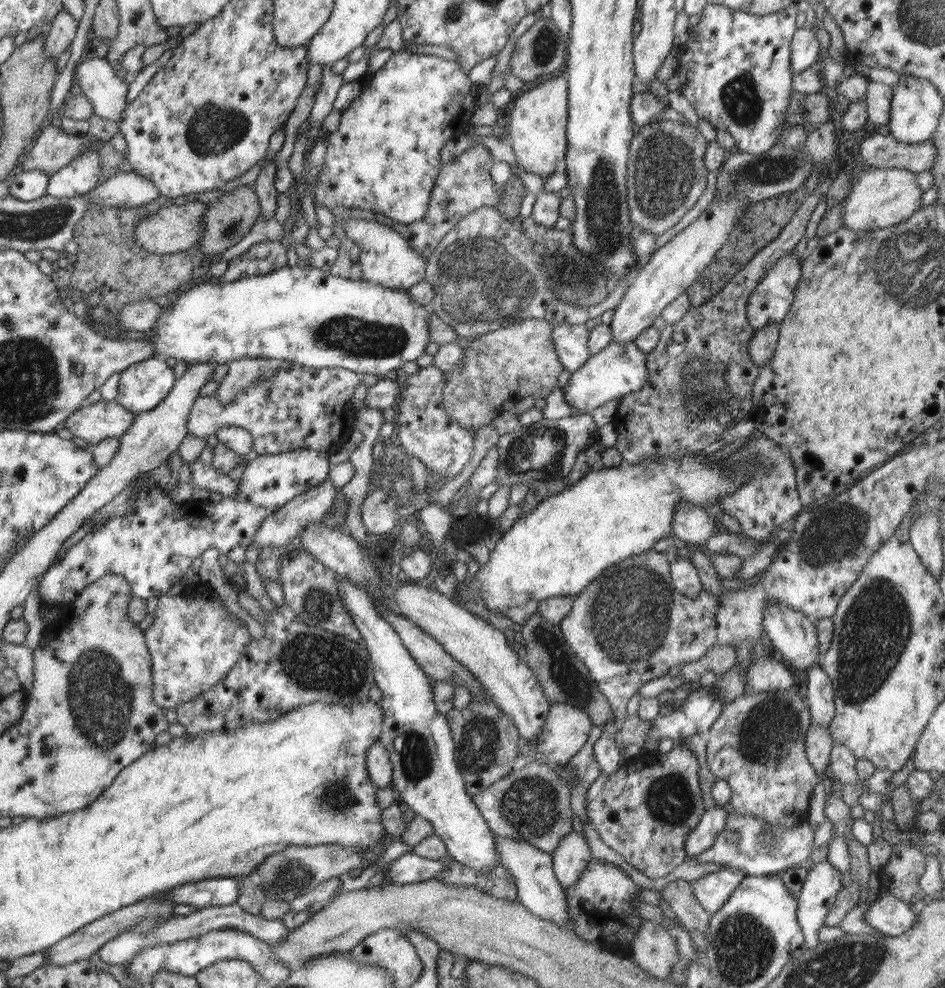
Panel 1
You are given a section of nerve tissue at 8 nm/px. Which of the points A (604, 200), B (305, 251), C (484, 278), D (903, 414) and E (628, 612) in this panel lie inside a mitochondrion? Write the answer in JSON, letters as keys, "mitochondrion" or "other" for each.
{"A":"mitochondrion","B":"other","C":"mitochondrion","D":"other","E":"mitochondrion"}

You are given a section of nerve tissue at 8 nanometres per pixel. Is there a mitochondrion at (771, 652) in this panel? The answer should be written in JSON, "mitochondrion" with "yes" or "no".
{"mitochondrion":"no"}

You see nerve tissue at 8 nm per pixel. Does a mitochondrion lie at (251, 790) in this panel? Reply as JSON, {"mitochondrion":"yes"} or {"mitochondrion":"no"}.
{"mitochondrion":"no"}

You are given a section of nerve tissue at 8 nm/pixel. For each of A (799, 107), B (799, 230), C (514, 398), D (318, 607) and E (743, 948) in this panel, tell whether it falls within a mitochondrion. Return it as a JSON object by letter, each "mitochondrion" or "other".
{"A":"mitochondrion","B":"other","C":"other","D":"mitochondrion","E":"mitochondrion"}

